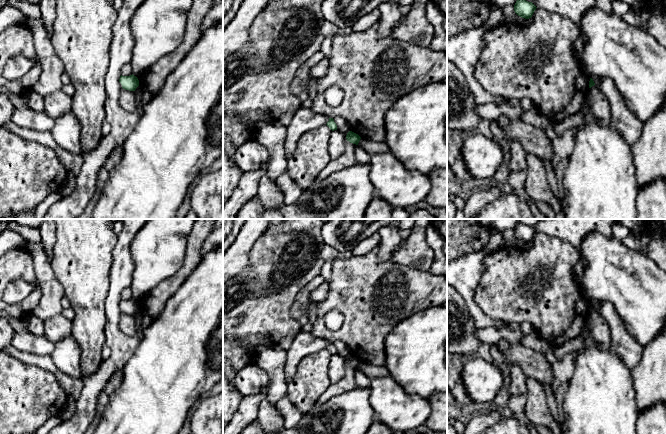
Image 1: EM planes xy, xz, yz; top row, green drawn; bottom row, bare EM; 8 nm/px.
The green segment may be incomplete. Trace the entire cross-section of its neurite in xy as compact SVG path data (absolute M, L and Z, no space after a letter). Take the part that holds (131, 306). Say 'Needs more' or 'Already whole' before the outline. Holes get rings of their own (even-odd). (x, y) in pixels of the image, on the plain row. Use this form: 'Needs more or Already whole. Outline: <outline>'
Already whole. Outline: M133 298L130 300L120 300L119 306L122 309L122 312L129 315L135 315L139 310L139 304Z

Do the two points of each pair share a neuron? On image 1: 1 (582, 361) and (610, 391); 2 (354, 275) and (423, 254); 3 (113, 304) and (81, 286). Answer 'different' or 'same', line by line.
1: same
2: different
3: different

